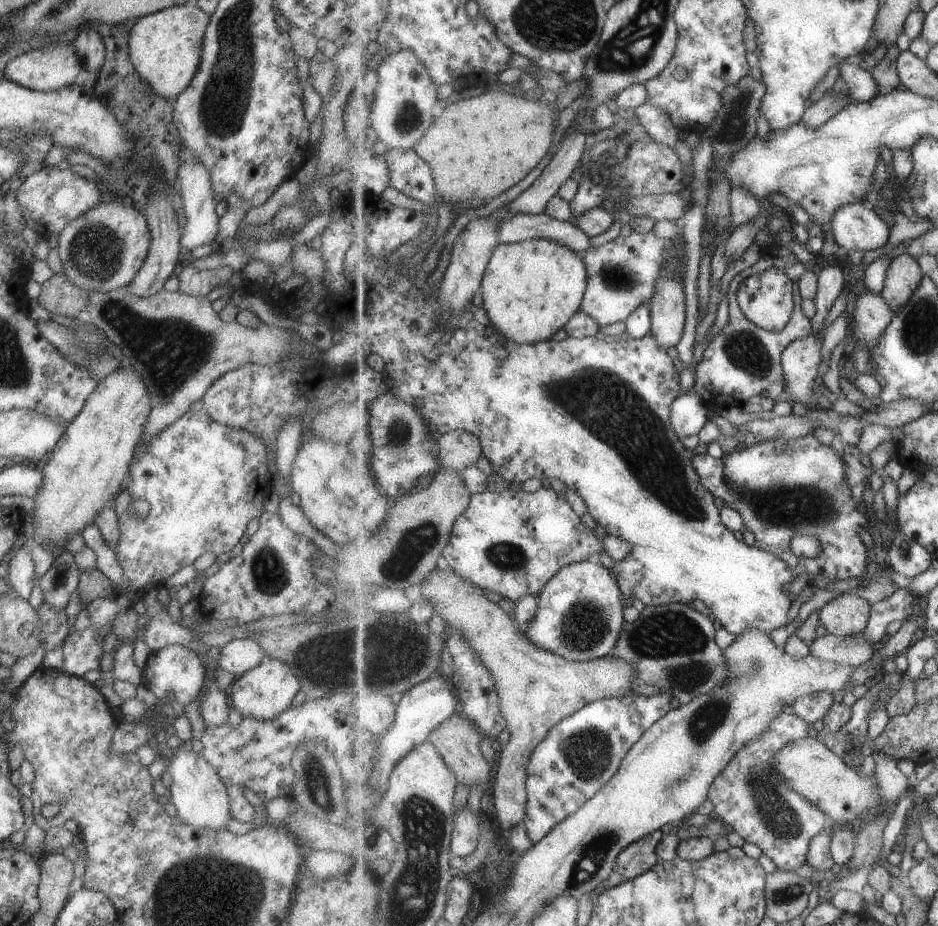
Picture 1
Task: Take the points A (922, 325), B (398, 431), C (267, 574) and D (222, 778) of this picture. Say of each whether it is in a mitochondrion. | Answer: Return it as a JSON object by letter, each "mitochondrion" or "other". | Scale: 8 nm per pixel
{"A":"mitochondrion","B":"mitochondrion","C":"mitochondrion","D":"other"}

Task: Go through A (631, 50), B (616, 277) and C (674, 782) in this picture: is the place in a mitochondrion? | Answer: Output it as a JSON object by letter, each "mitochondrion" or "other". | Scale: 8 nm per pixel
{"A":"mitochondrion","B":"mitochondrion","C":"mitochondrion"}

